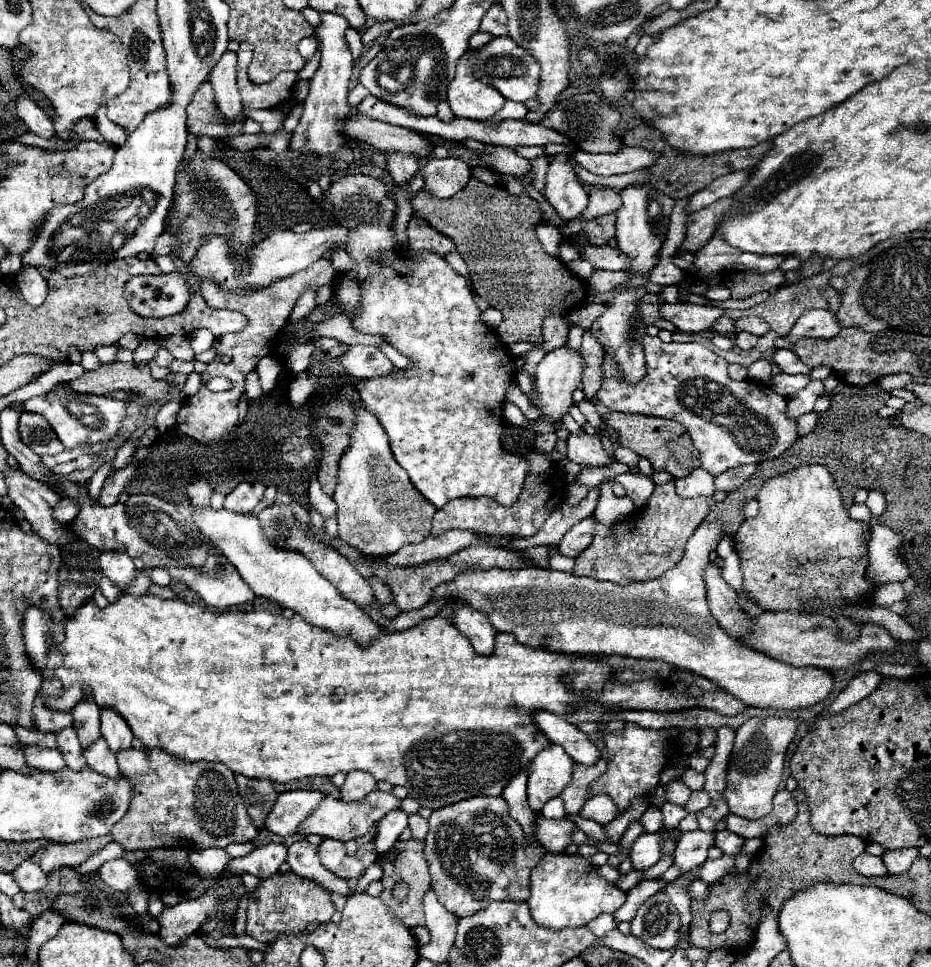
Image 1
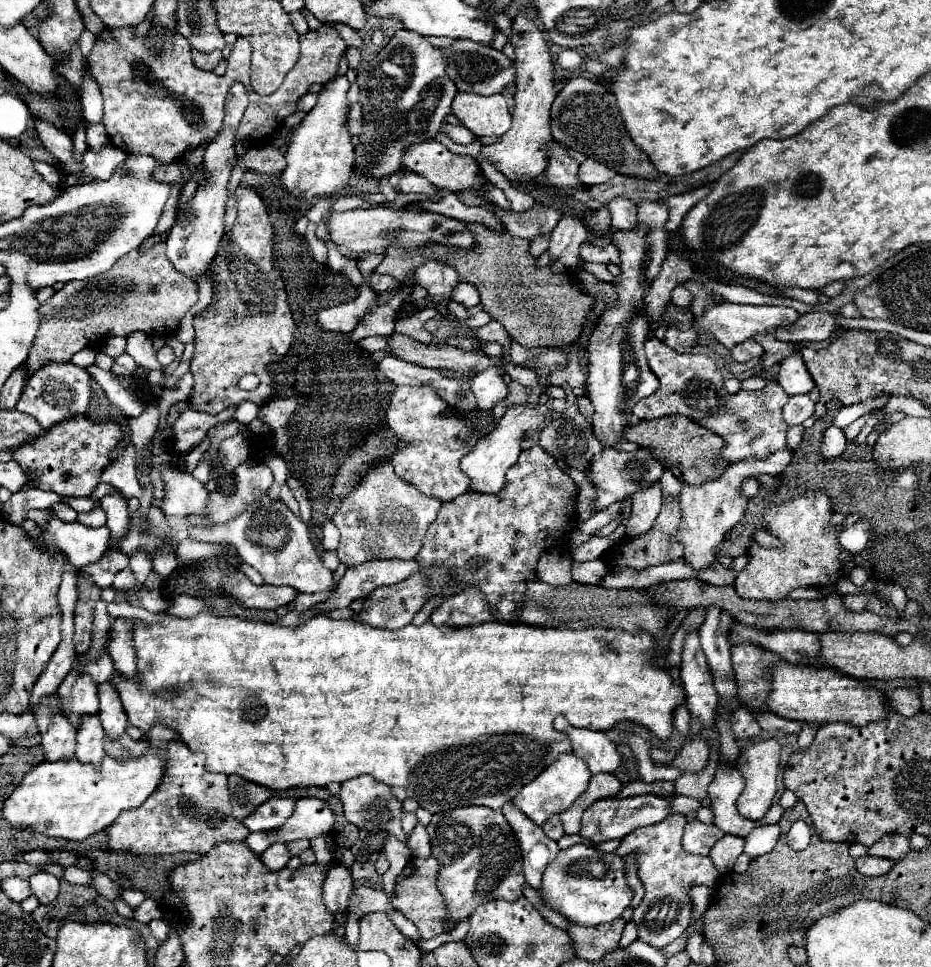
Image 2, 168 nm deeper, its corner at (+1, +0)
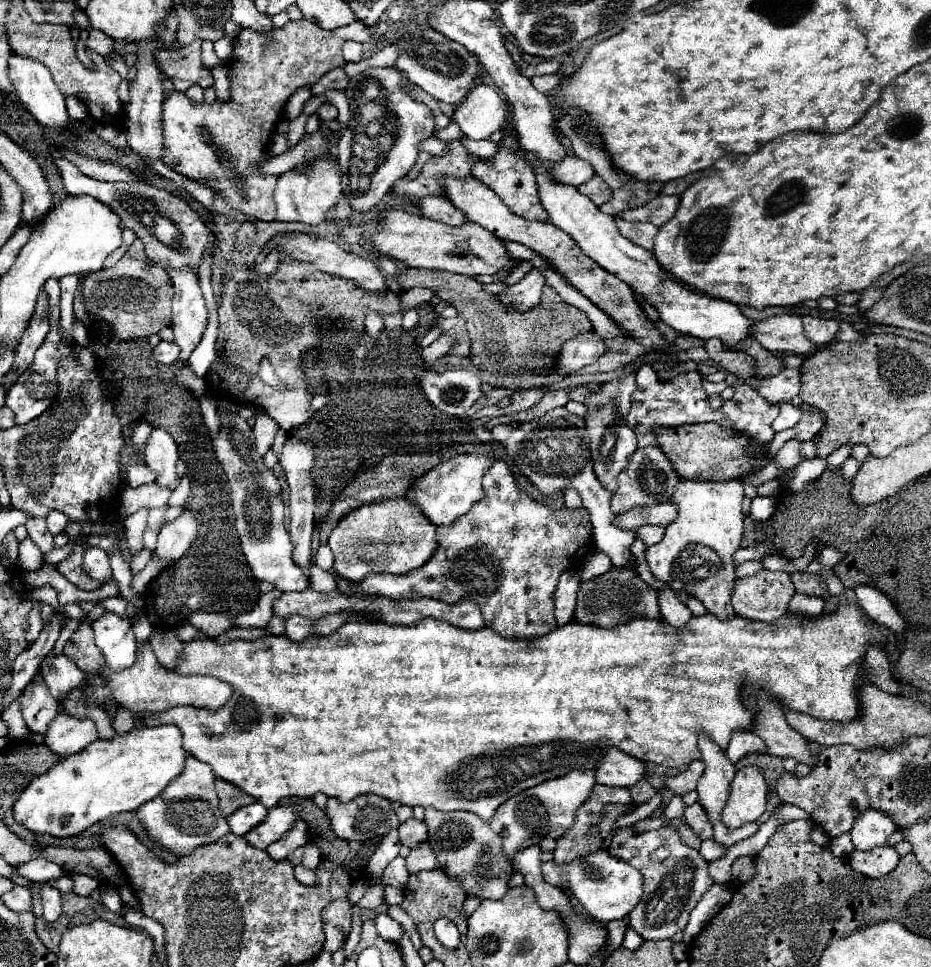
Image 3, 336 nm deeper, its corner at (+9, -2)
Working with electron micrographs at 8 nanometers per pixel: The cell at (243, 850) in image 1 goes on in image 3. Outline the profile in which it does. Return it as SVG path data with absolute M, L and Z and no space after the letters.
M274 806L268 810L268 816L258 824L258 828L250 830L244 838L250 846L266 850L272 842L280 840L298 820L298 812L294 806Z

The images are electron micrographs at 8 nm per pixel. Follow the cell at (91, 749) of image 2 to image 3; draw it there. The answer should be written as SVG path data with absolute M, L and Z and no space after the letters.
M58 714L50 722L50 730L44 734L44 744L58 756L70 756L84 750L98 738L92 720L76 720L66 714Z

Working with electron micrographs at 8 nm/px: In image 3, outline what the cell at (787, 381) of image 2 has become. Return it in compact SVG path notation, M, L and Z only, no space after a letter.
M784 368L778 376L760 378L756 390L770 404L790 402L800 392L800 372L792 368Z

